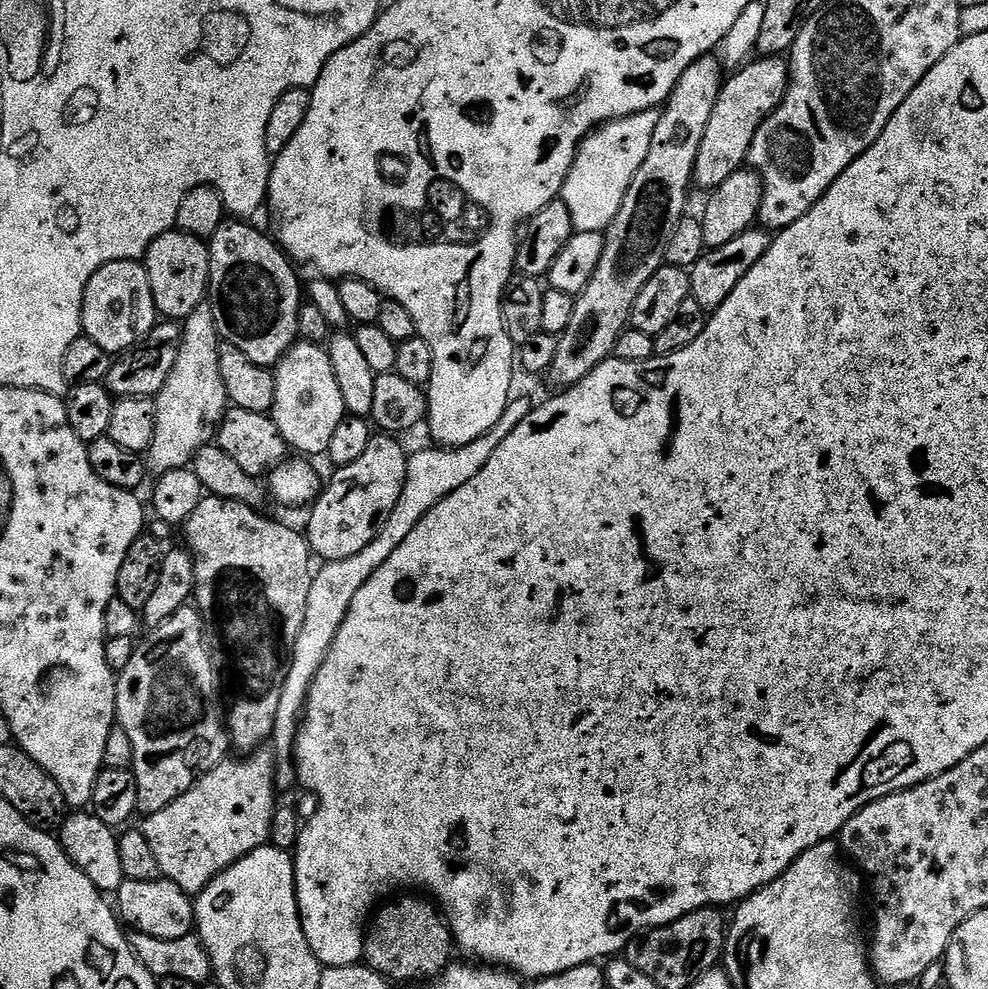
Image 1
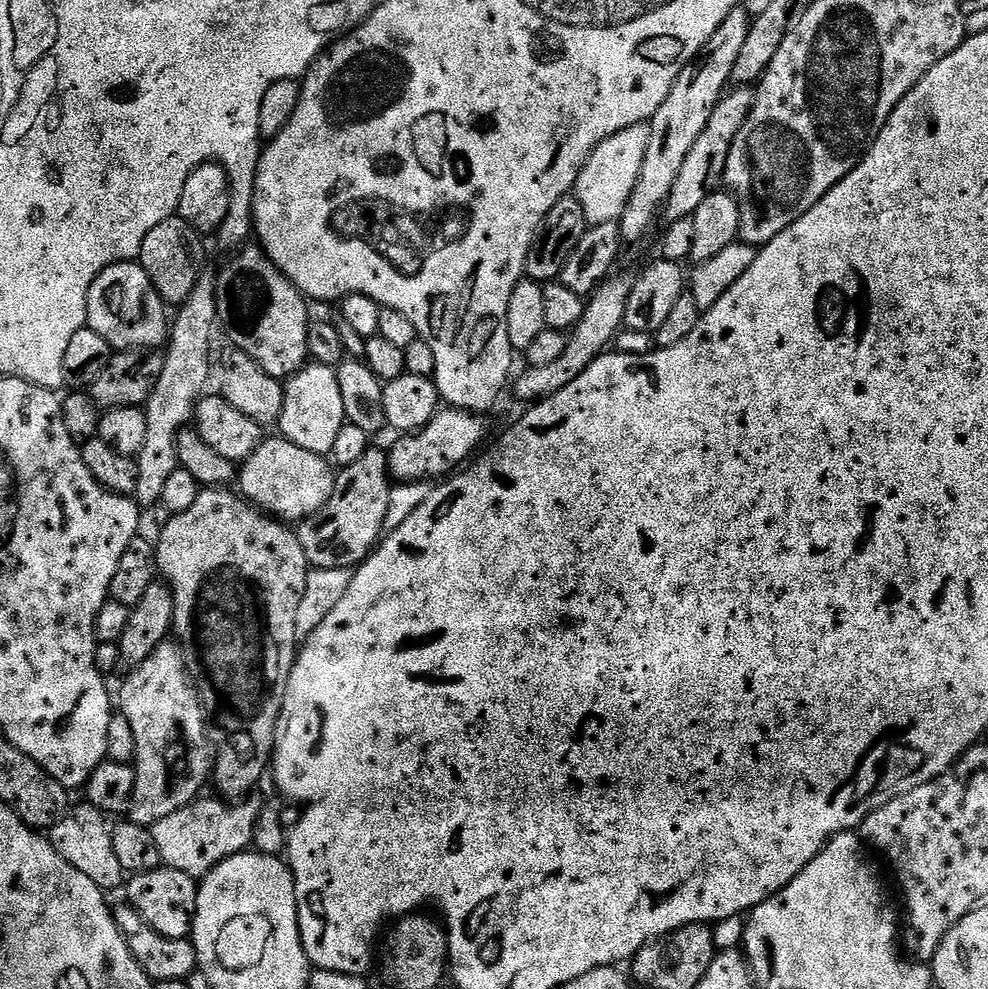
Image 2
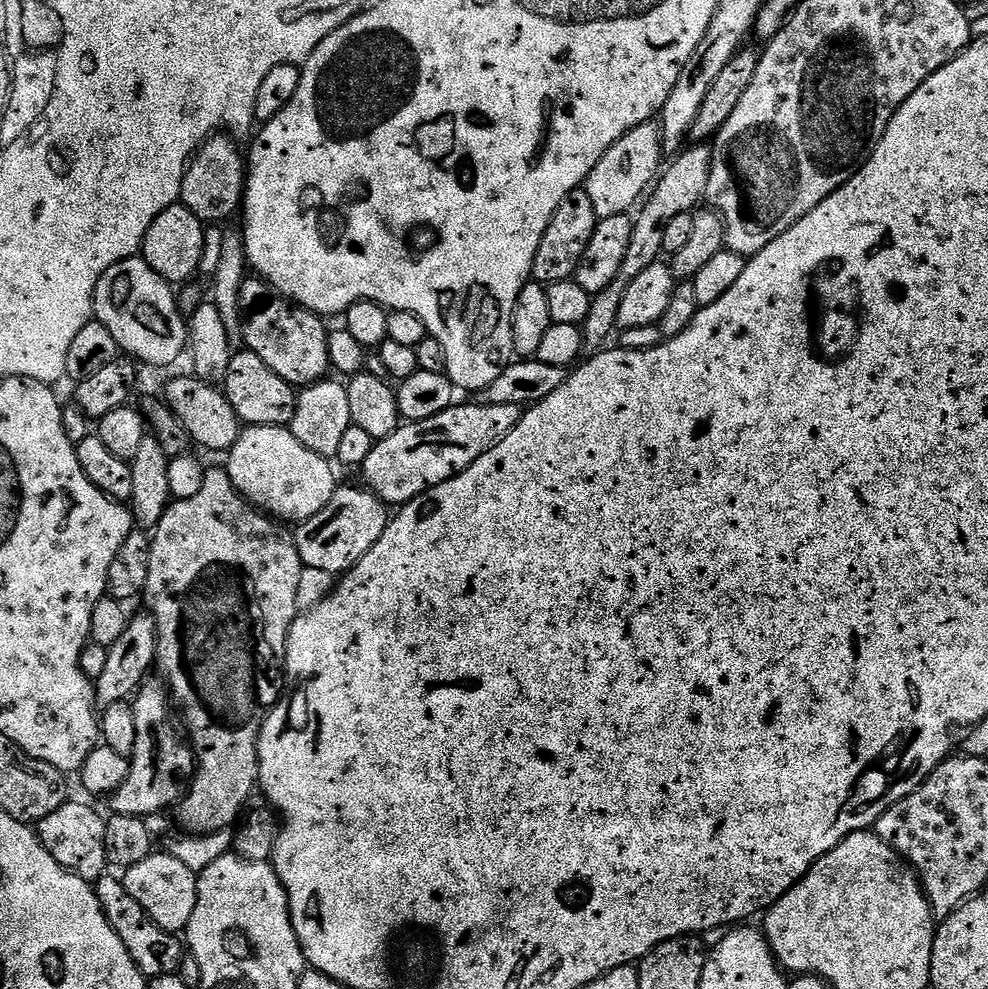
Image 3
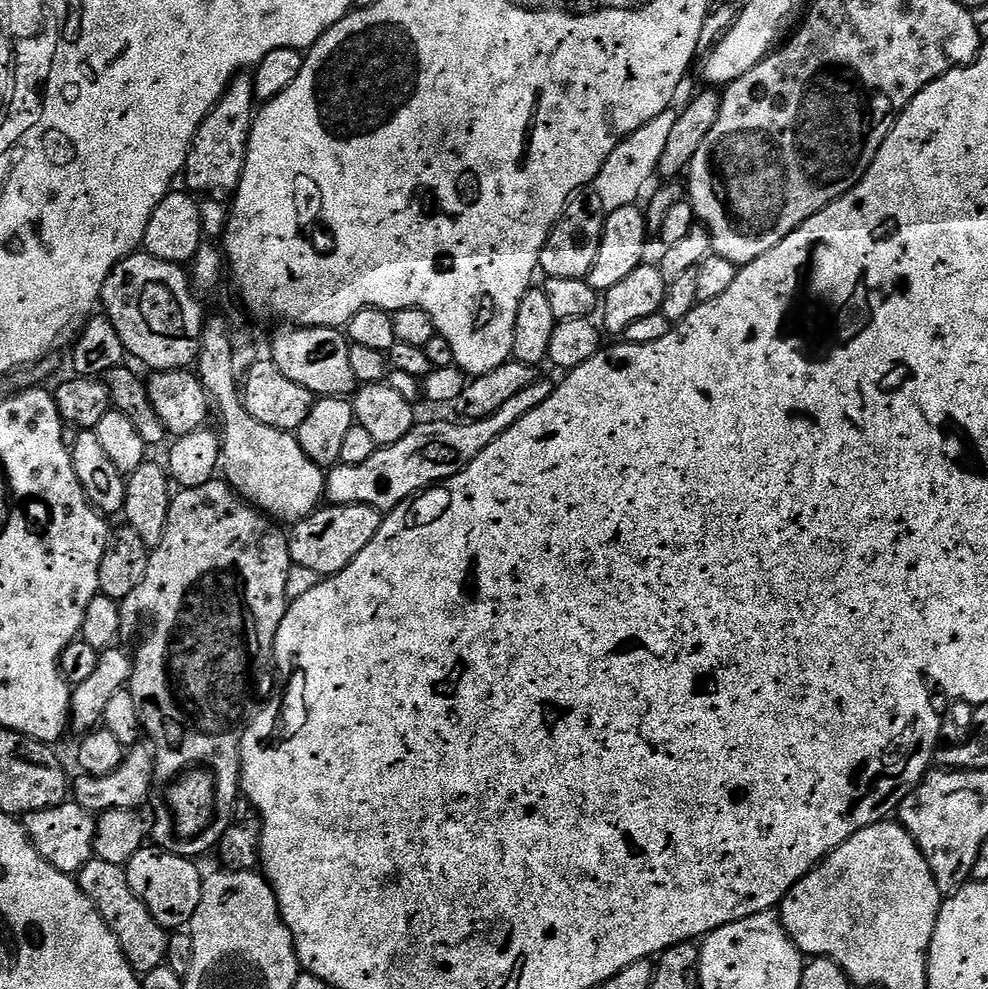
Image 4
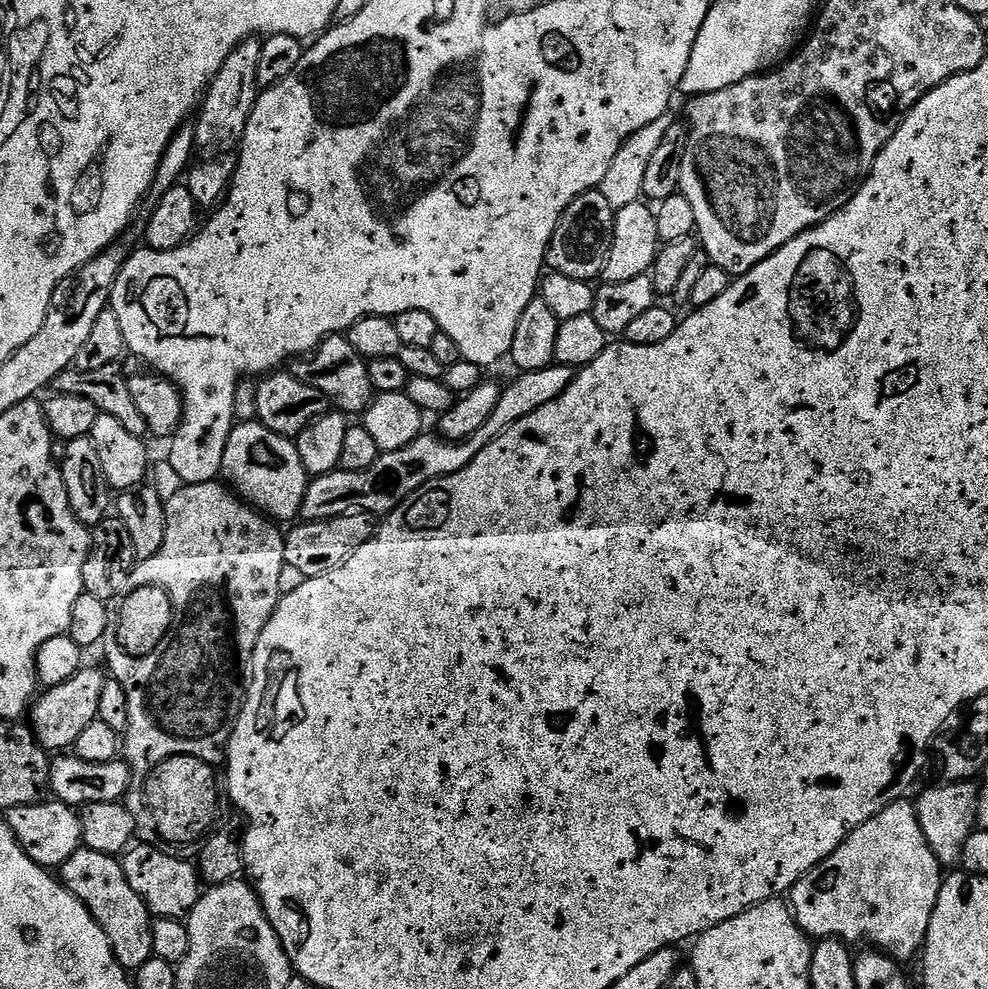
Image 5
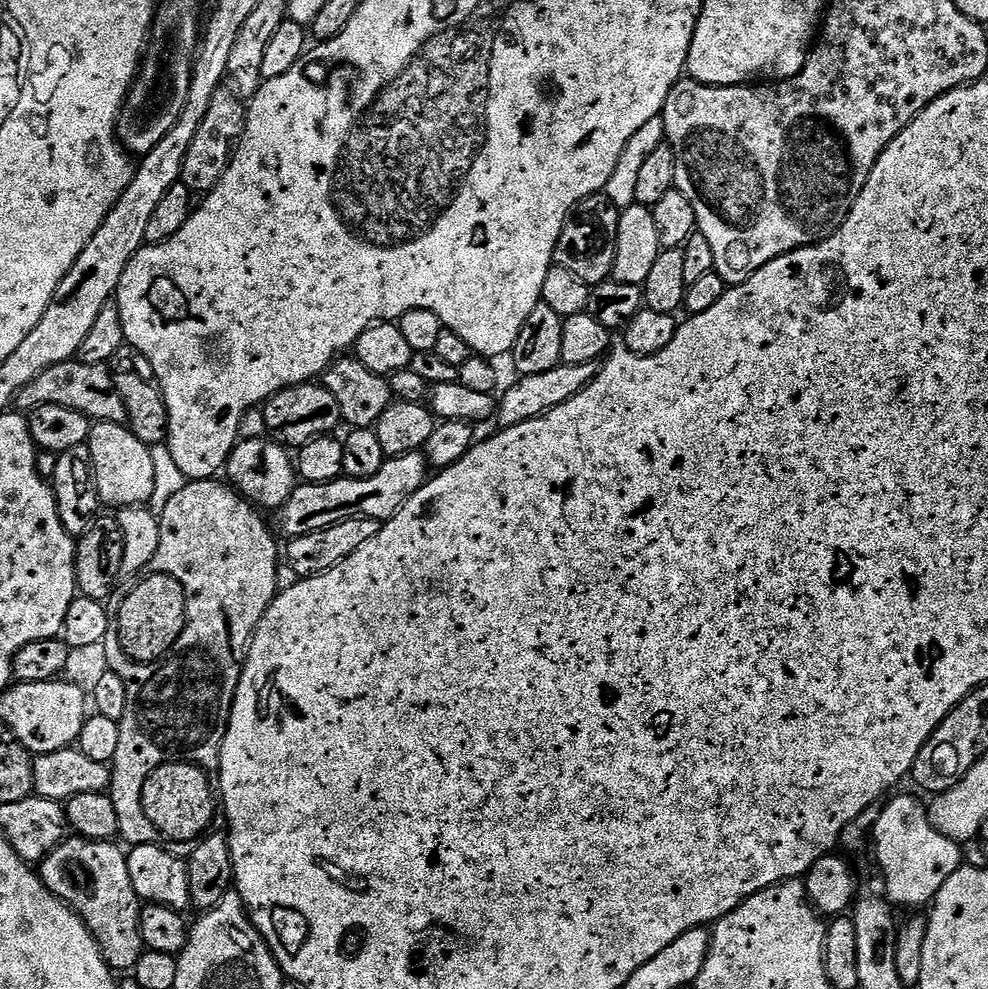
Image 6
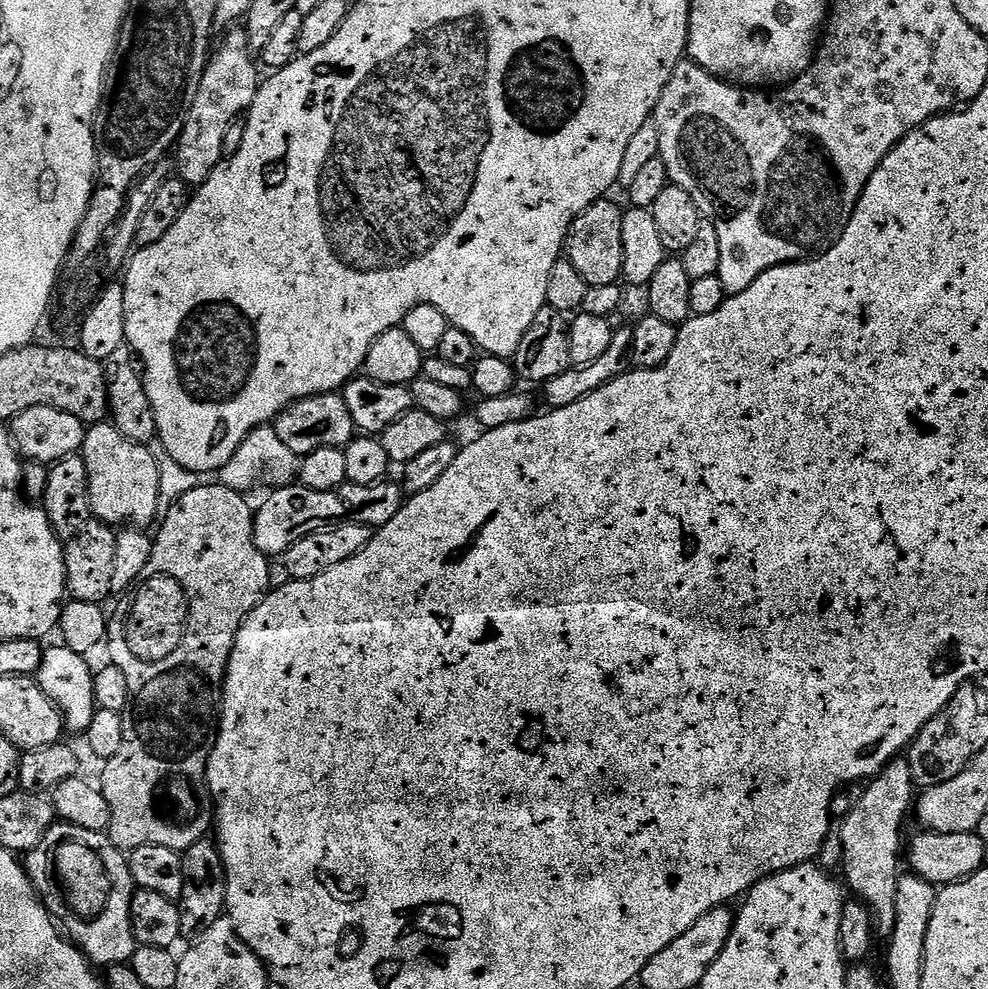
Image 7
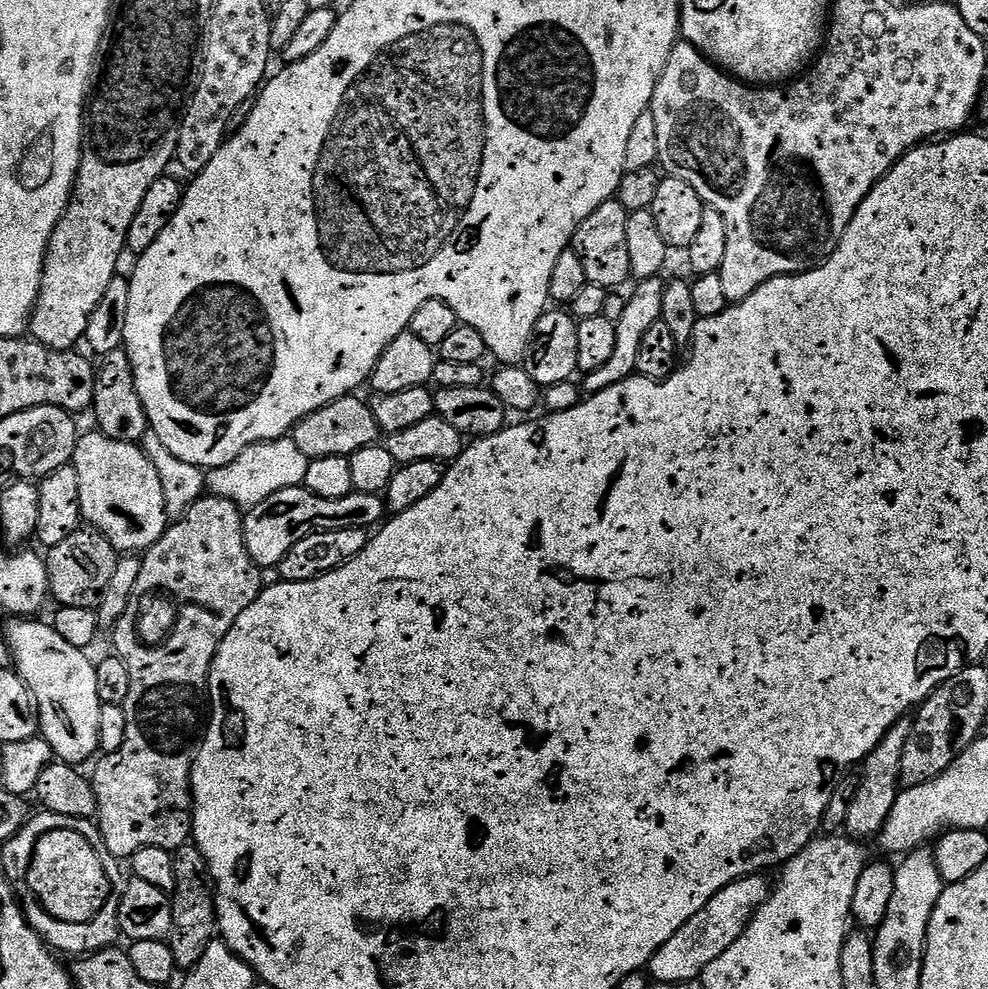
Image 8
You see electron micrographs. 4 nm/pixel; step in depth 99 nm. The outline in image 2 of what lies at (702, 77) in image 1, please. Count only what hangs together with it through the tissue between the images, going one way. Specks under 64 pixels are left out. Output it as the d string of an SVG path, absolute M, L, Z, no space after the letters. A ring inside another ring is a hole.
M737 6L726 18L726 22L722 22L722 26L718 26L718 30L710 34L710 42L706 42L706 46L702 46L700 53L686 65L682 74L678 74L670 94L666 94L666 102L662 102L662 106L658 106L653 114L648 130L648 143L644 145L642 170L634 190L628 195L626 210L618 221L620 238L625 245L636 244L651 234L656 216L658 220L668 201L674 178L678 178L682 162L686 162L686 154L690 154L694 142L698 142L698 134L706 130L706 122L710 122L714 106L718 106L729 87L734 62L746 43L746 34L750 34L752 22L753 17L747 7Z

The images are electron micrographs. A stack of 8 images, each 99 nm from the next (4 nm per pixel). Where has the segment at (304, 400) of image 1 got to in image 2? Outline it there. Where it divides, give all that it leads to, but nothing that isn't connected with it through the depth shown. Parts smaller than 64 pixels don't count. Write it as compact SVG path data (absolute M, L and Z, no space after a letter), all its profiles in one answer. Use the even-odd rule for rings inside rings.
M309 362L288 377L284 384L284 405L278 425L281 437L311 454L327 457L334 450L334 442L345 423L342 389L338 386L336 368Z

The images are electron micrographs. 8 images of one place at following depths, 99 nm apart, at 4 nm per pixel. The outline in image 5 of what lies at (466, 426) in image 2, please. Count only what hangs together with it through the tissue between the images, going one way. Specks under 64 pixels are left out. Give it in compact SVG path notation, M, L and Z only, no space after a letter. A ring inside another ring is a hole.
M555 362L542 370L530 370L520 372L517 380L512 380L507 385L503 385L498 402L498 410L490 414L486 423L474 433L469 440L463 440L455 444L453 440L442 440L439 435L421 434L417 440L410 442L410 446L402 446L402 450L385 452L370 466L370 470L358 470L357 472L327 472L325 476L317 476L309 479L308 489L299 512L299 519L307 522L309 520L329 520L339 516L348 516L351 512L370 512L377 518L383 518L388 513L393 512L403 500L408 500L413 494L431 484L434 480L439 480L442 476L458 474L494 438L498 438L514 422L522 422L534 410L542 410L546 402L554 402L568 387L572 385L573 369L565 364Z

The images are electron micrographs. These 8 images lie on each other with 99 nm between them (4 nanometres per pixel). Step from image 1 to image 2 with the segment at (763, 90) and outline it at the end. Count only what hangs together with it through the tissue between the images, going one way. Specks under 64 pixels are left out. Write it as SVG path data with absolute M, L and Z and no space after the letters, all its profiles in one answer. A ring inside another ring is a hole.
M736 86L725 91L718 106L714 106L714 114L710 114L710 122L706 122L706 130L698 134L698 142L694 142L690 154L686 154L686 162L682 162L682 170L678 178L674 178L674 186L670 189L670 196L662 211L665 221L671 222L683 216L691 217L694 210L702 206L702 201L724 184L726 158L730 158L730 146L734 138L738 138L738 130L742 130L742 122L746 122L750 114L753 99L754 92L751 87Z

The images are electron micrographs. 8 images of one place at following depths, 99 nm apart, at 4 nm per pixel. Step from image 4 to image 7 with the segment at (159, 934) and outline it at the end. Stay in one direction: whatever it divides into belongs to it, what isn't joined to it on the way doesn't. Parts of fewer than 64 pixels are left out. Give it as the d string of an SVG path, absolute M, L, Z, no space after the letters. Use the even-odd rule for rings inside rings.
M57 822L50 826L48 835L52 838L58 836L57 838L63 838L72 843L78 843L78 838L84 838L86 848L89 848L91 853L95 853L94 858L100 861L104 876L106 876L106 880L110 881L110 887L108 887L108 894L106 894L106 902L100 908L100 914L98 916L93 915L92 918L82 918L82 914L78 914L78 906L68 906L64 902L66 894L63 890L62 880L54 880L54 876L52 876L54 869L50 868L52 866L50 858L54 855L53 849L51 847L48 849L48 846L41 846L27 853L23 857L22 863L37 896L44 904L44 908L62 924L64 920L65 925L63 924L63 927L66 929L68 939L84 953L89 964L97 969L101 968L100 970L127 965L136 953L138 943L131 924L131 900L134 885L125 853L121 852L119 848L115 848L112 845L112 840L105 833L82 830L82 826Z

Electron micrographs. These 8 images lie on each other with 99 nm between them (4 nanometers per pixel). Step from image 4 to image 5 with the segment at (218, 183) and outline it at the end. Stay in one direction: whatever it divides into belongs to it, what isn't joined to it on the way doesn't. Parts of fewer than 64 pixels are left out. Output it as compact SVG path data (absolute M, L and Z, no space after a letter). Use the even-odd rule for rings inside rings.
M259 39L243 40L226 58L222 70L218 70L216 77L208 83L208 91L202 97L194 120L196 148L199 151L204 151L204 154L228 154L239 149L246 122L250 122L250 114L262 91L256 84L258 57L261 54L262 43Z

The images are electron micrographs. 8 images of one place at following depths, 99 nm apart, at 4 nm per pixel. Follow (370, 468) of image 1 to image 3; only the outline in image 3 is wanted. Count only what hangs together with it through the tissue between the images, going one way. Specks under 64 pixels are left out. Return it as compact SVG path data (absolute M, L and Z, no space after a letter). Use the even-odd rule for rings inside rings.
M367 486L359 487L337 487L330 502L295 529L296 549L306 568L313 572L326 570L333 574L343 574L372 549L378 538L382 538L390 519L389 509Z

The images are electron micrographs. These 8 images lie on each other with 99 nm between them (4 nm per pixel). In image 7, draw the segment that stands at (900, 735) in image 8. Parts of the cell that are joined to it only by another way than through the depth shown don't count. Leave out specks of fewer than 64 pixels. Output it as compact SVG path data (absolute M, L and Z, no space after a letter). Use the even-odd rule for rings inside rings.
M907 759L891 760L877 776L867 781L865 788L868 789L857 798L856 805L840 824L840 852L844 855L842 880L847 891L870 910L873 933L887 938L894 930L898 882L902 875L900 827L914 808L912 768Z

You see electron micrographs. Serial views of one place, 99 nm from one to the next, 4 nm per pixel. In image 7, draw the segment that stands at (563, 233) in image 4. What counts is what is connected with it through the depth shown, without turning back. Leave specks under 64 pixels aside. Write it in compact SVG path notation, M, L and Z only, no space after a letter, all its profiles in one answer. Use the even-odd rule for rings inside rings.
M612 198L596 200L574 222L568 231L564 243L566 259L586 278L589 288L594 286L610 286L620 284L624 271L622 270L622 218L625 209L619 208Z

